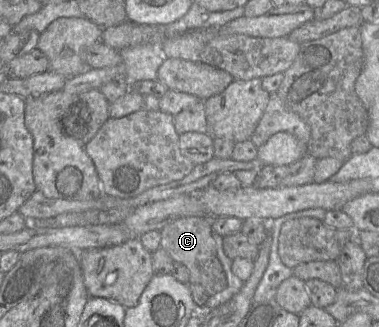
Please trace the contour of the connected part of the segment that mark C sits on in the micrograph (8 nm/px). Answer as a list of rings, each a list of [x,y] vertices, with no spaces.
[[[184,217],[176,219],[160,230],[160,248],[165,250],[174,262],[179,262],[189,270],[188,287],[199,308],[204,308],[207,300],[227,287],[227,278],[217,257],[216,242],[212,236],[211,219],[216,217]]]

